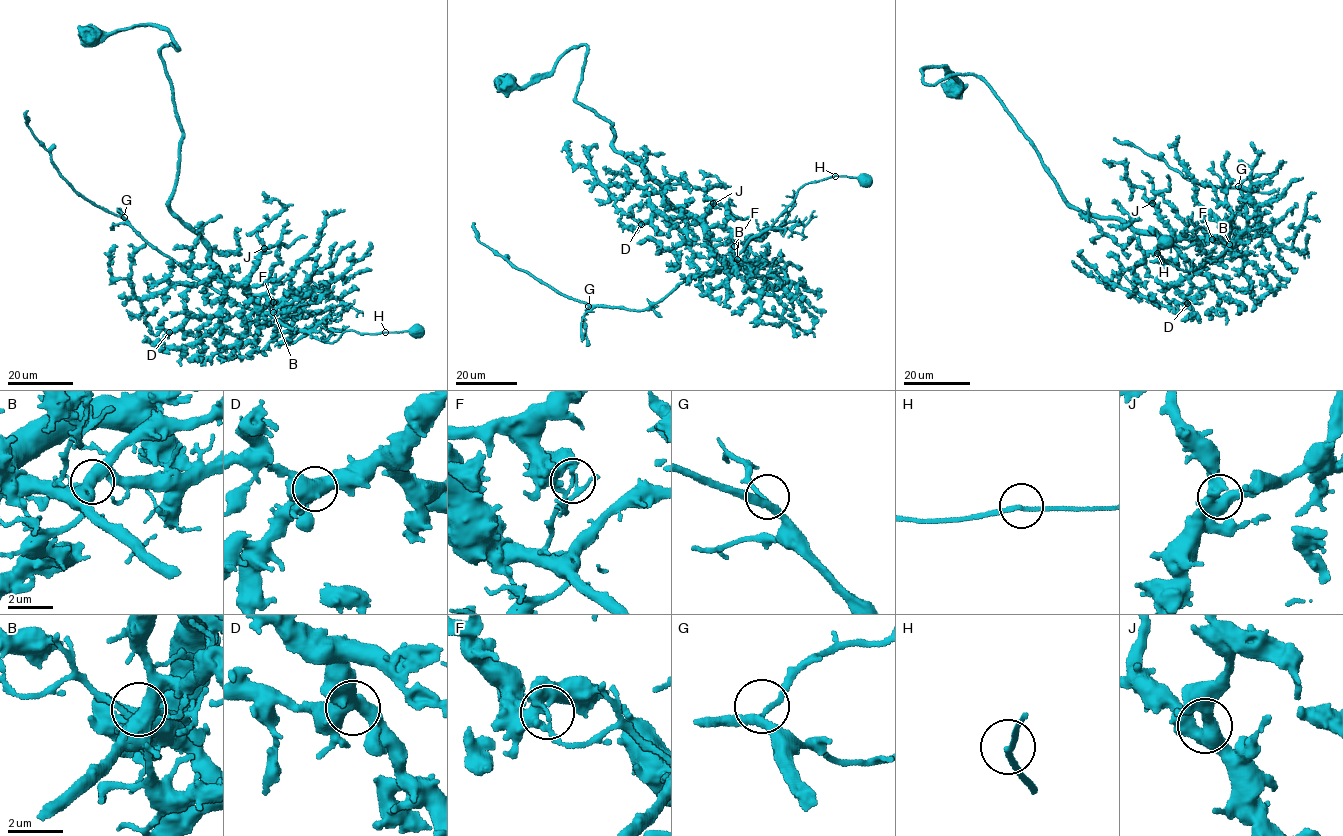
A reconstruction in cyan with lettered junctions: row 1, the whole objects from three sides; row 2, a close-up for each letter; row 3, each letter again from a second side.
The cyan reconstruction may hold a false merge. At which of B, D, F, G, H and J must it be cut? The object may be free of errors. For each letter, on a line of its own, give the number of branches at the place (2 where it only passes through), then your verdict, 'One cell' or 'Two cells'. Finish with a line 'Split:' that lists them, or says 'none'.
B: Branches: 3. One cell
D: Branches: 3. One cell
F: Branches: 3. Two cells
G: Branches: 3. One cell
H: Branches: 2. One cell
J: Branches: 3. One cell
Split: F

